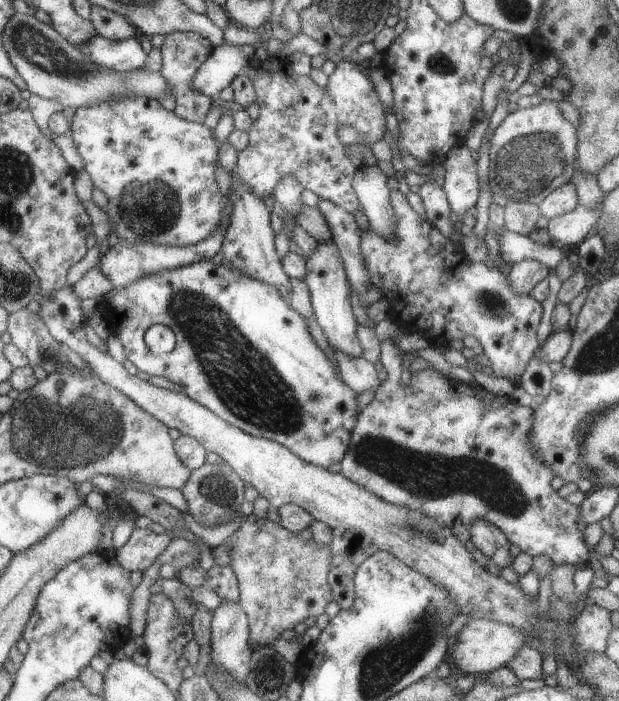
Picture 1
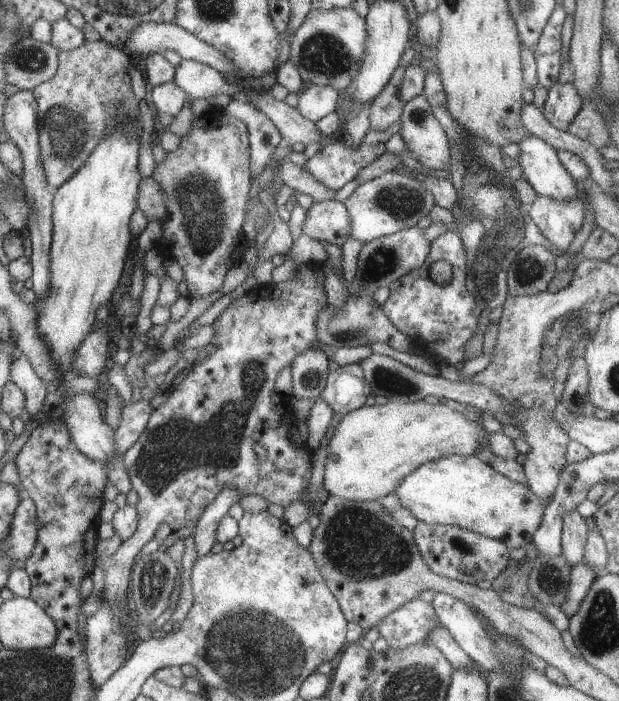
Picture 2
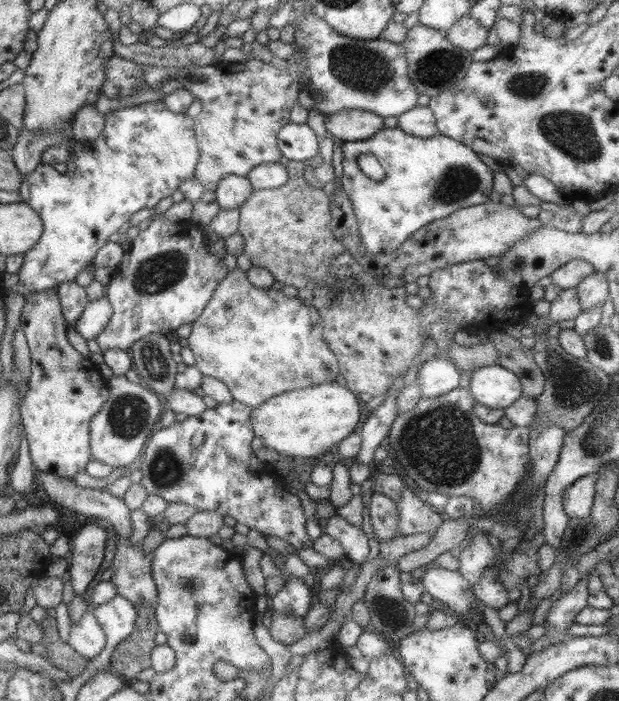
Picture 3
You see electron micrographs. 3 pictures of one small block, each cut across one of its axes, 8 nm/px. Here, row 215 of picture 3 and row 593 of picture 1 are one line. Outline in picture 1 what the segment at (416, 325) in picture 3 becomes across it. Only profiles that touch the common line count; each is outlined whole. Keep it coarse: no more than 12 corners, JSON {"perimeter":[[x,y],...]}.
{"perimeter":[[246,516],[223,543],[249,647],[332,600],[327,545]]}

